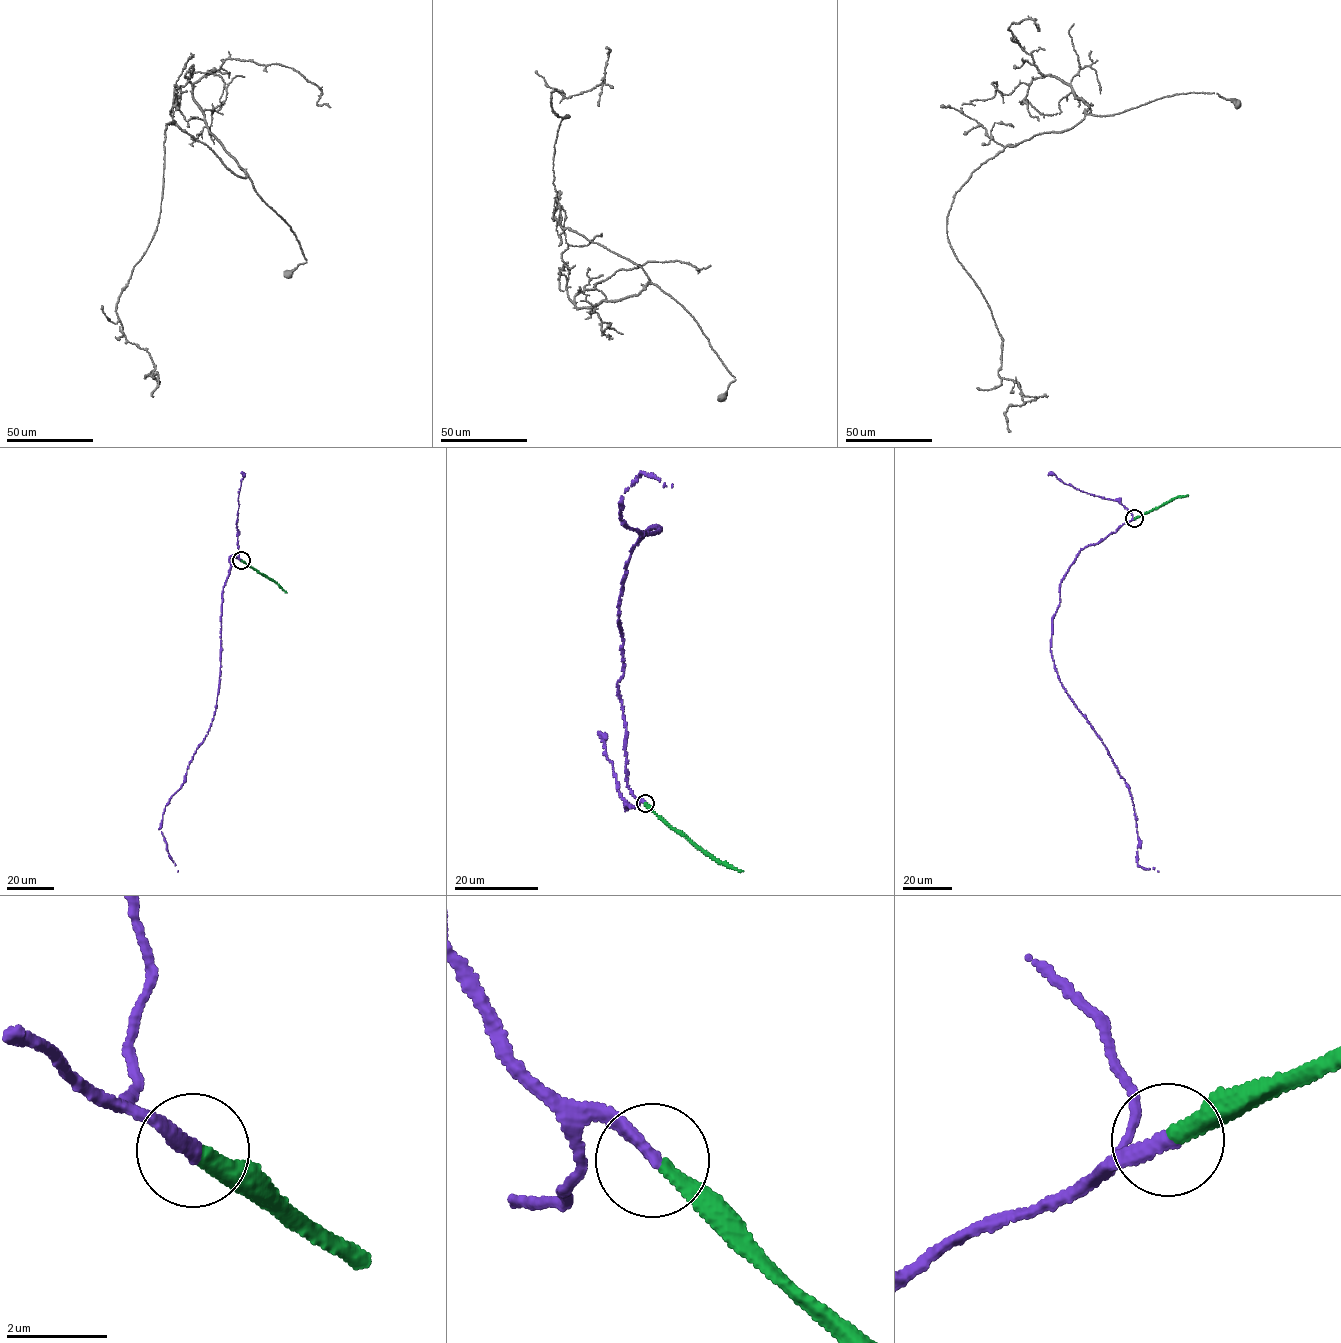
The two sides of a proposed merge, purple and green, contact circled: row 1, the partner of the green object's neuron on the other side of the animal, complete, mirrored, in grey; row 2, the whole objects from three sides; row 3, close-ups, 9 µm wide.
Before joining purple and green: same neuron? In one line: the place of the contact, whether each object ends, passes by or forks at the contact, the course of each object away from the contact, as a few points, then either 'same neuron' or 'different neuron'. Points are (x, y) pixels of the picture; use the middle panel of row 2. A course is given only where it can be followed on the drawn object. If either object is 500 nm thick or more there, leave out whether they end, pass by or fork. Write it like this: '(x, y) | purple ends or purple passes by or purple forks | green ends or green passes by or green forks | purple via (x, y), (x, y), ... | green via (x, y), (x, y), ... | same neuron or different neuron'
(645, 803) | purple ends | green ends | purple via (645, 804), (625, 770), (618, 608), (632, 549), (661, 528), (642, 535), (620, 513), (640, 473), (672, 486) | green via (645, 804), (721, 862), (742, 871) | same neuron

